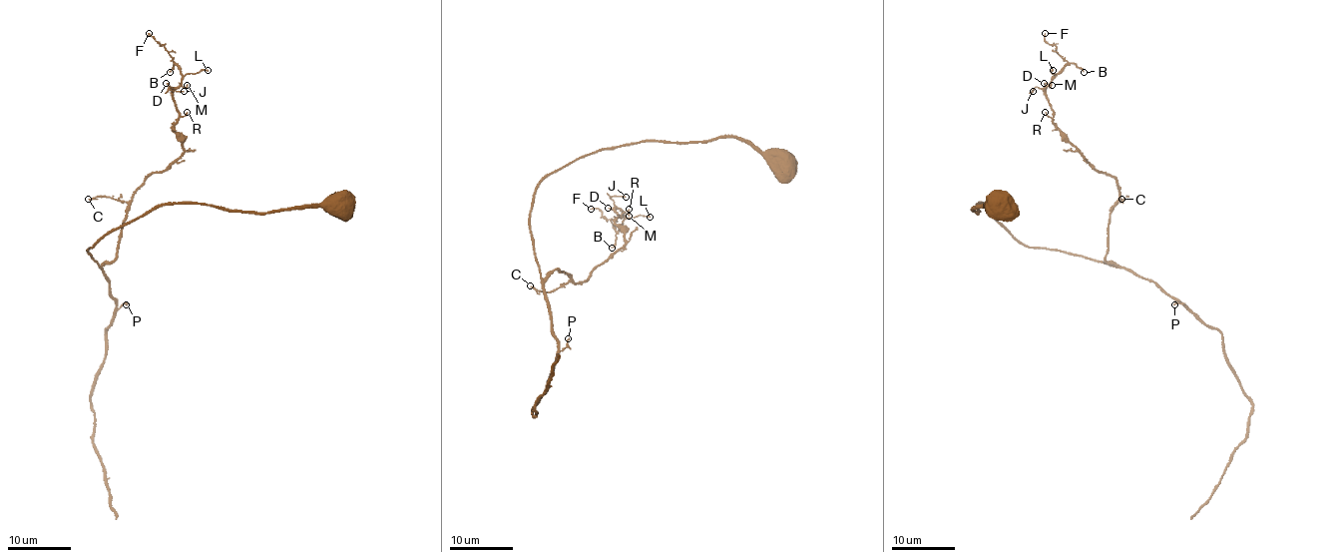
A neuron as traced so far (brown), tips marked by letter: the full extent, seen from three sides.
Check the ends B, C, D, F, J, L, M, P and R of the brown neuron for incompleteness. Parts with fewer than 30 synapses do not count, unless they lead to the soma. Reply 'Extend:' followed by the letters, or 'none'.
Extend: none

